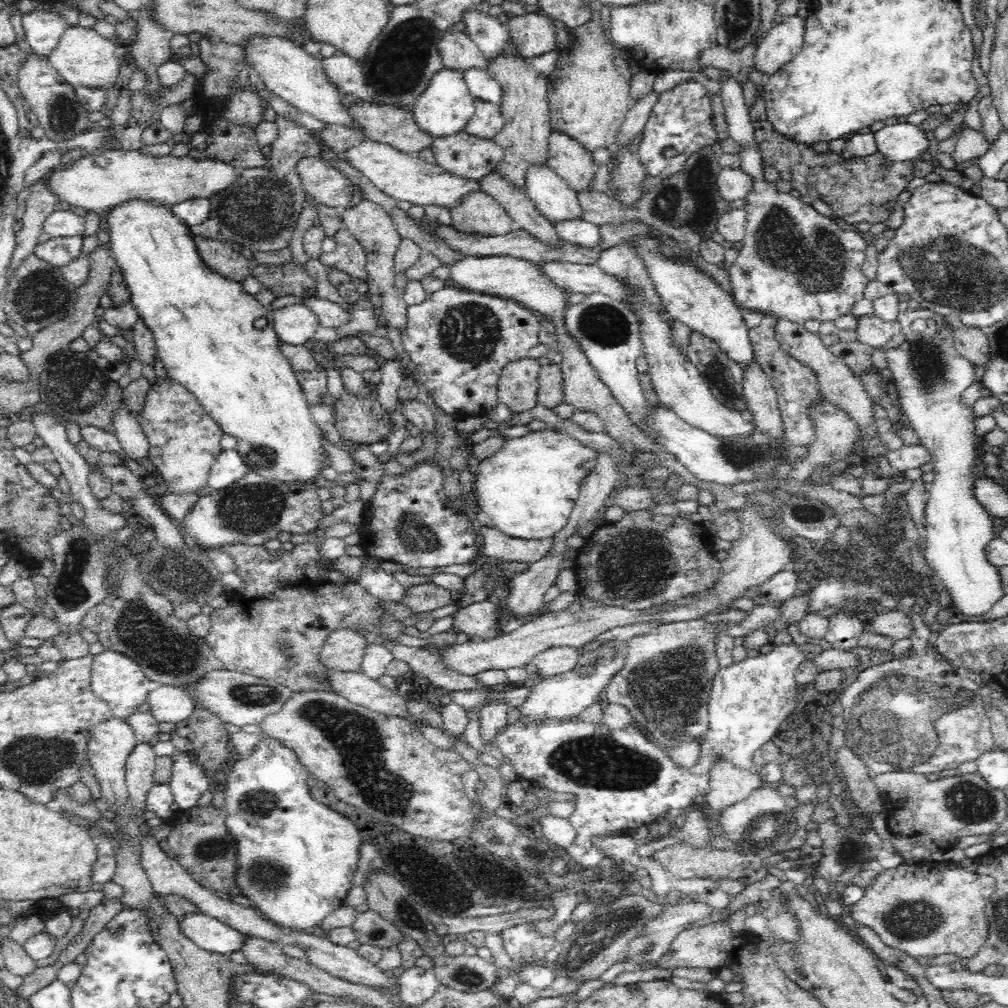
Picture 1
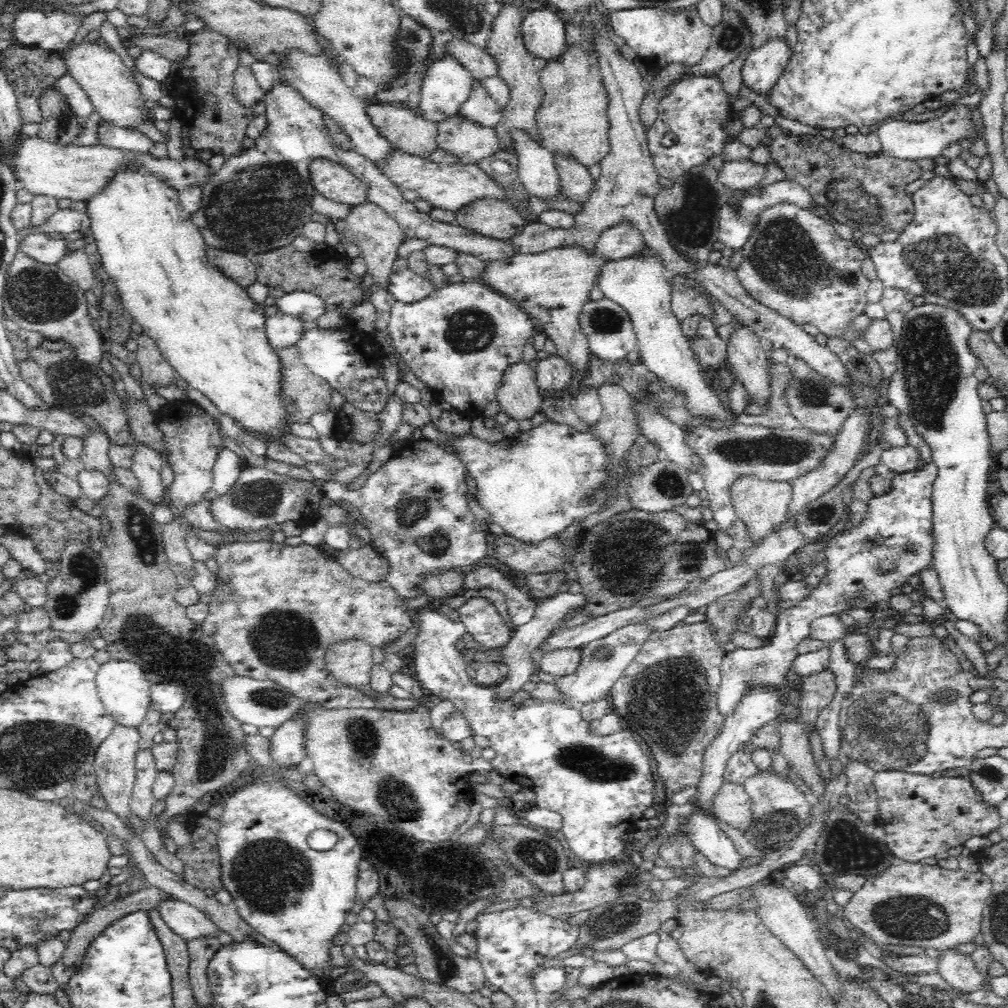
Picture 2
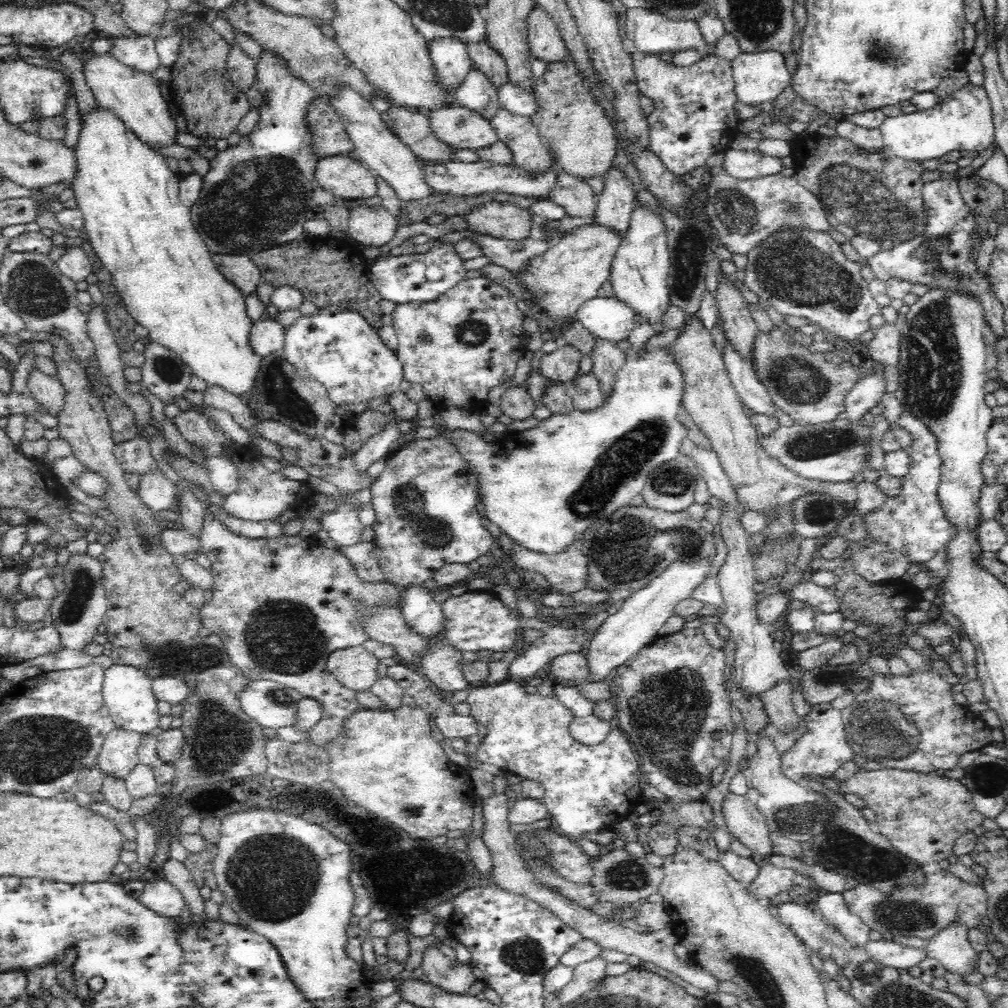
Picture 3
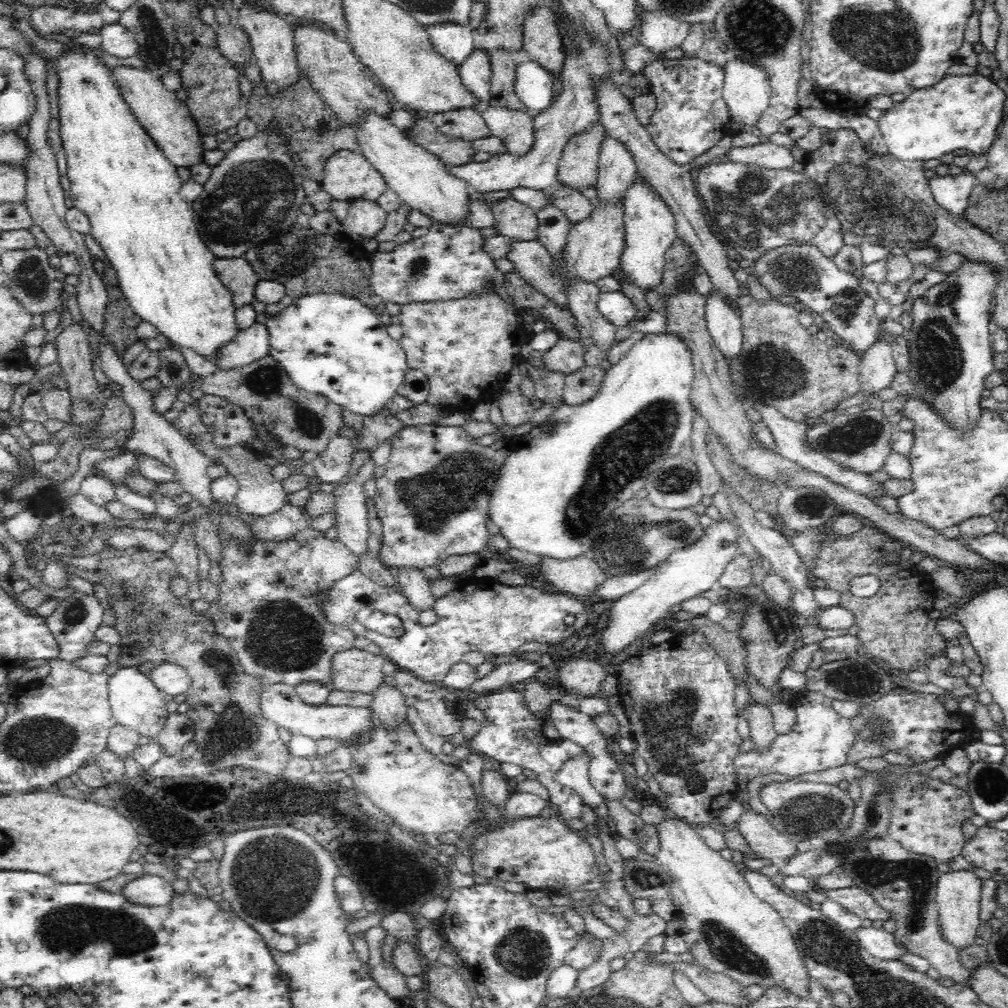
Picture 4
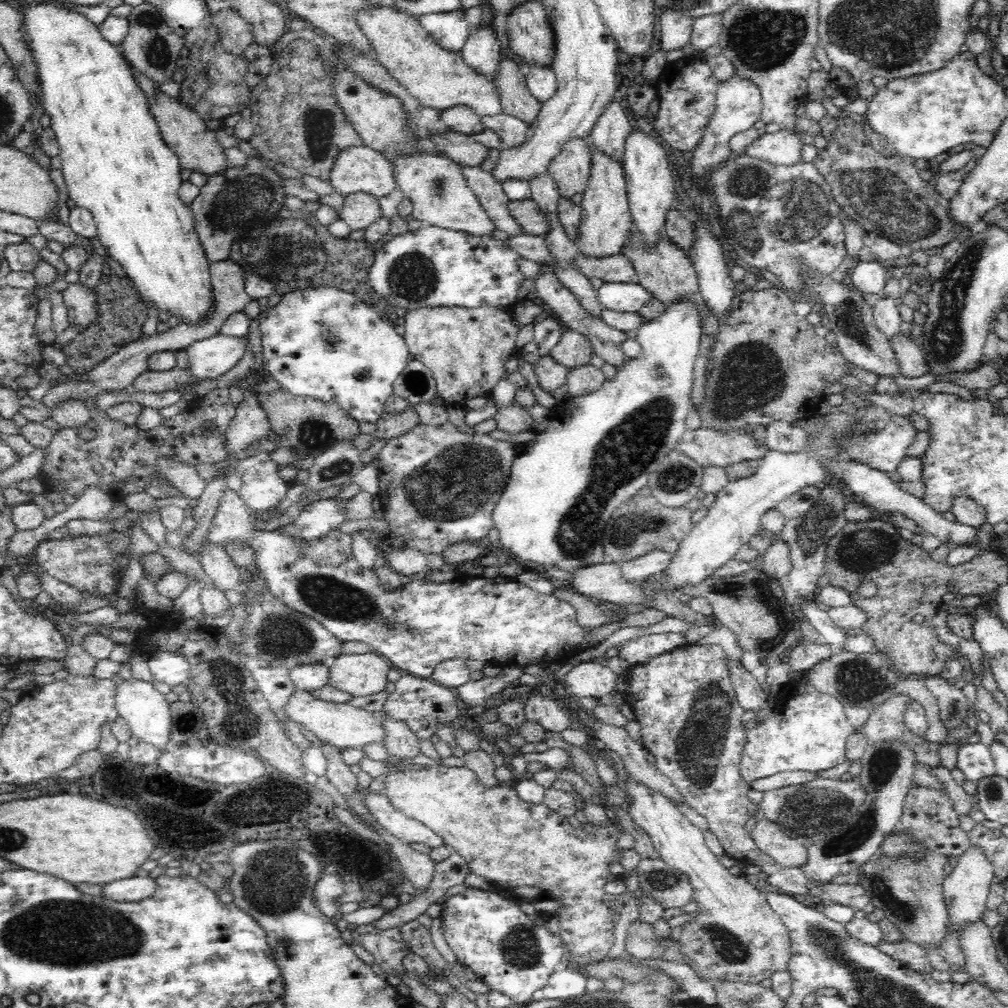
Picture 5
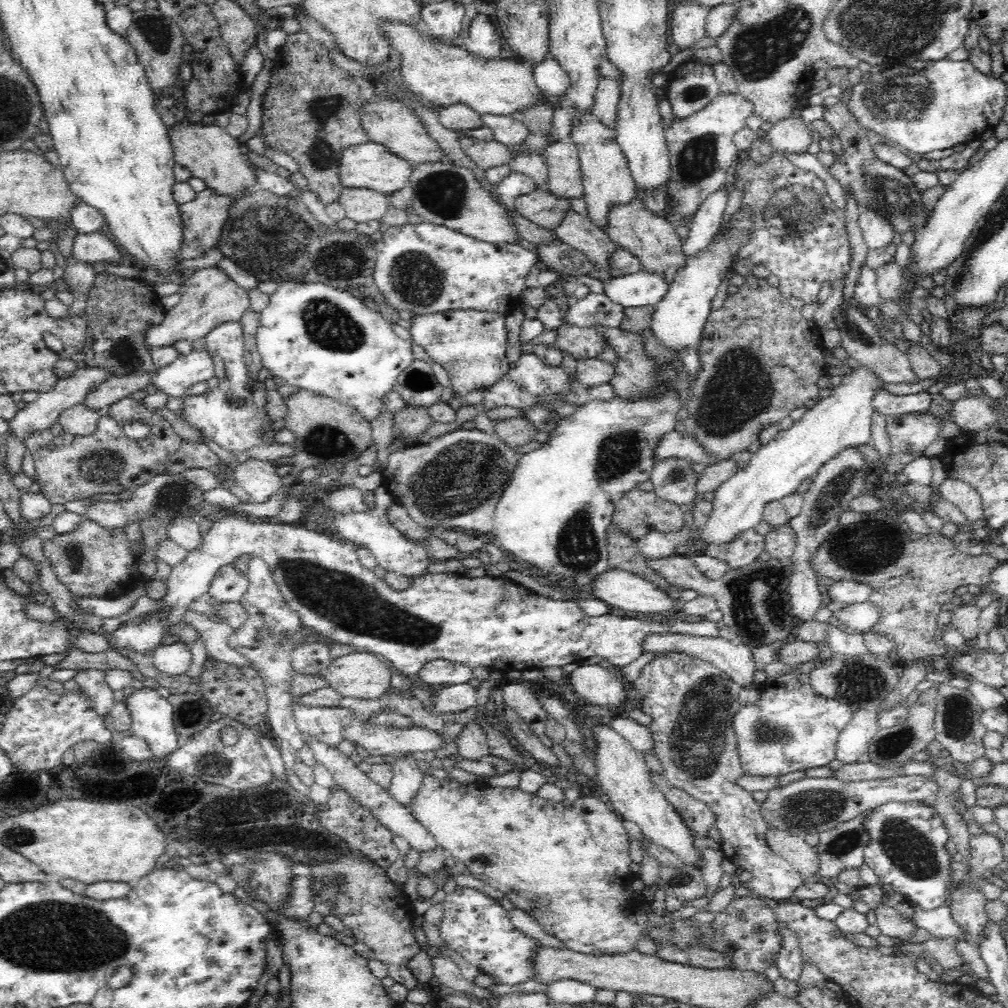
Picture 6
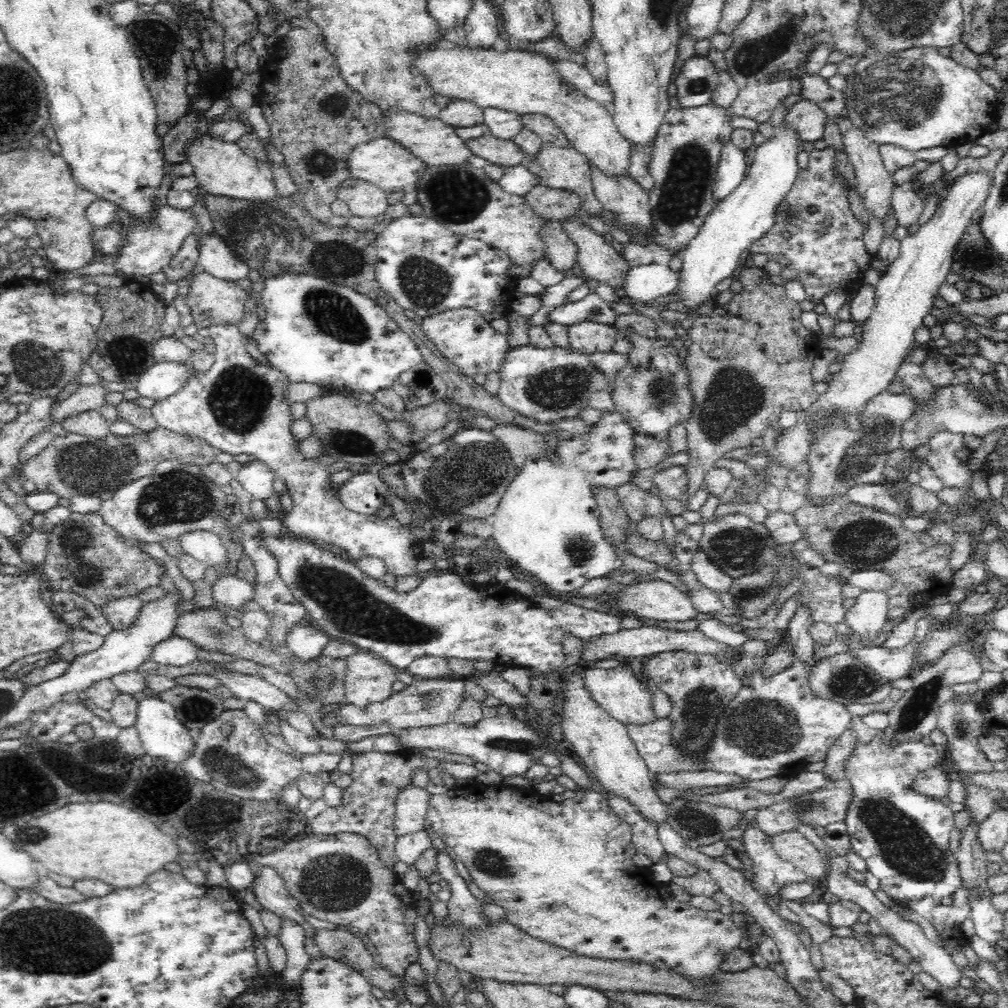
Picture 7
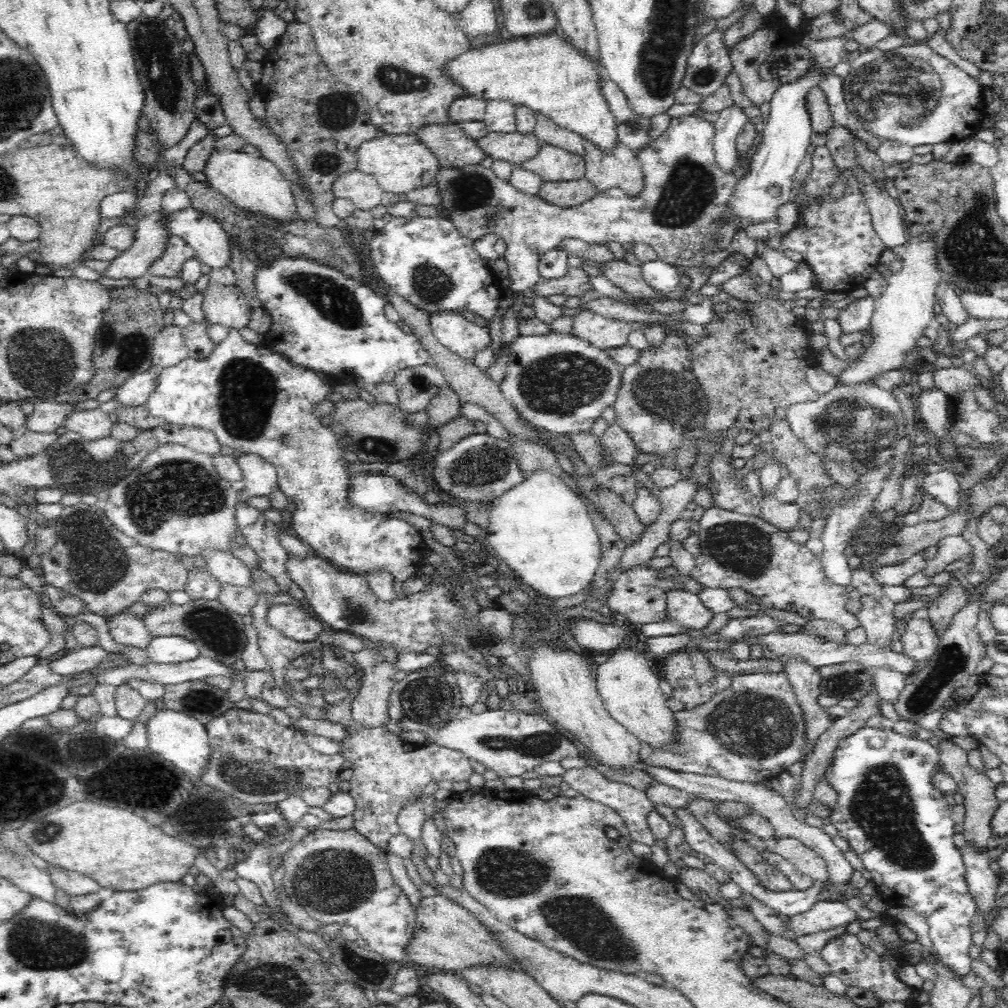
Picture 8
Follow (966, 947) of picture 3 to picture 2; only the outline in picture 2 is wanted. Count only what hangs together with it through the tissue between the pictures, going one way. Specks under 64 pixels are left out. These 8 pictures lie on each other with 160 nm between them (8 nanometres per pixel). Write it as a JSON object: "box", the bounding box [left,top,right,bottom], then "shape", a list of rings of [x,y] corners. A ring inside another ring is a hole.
{"box":[937,948,984,994],"shape":[[[948,948],[937,961],[939,973],[952,988],[962,994],[982,990],[984,978],[970,956],[956,948]]]}

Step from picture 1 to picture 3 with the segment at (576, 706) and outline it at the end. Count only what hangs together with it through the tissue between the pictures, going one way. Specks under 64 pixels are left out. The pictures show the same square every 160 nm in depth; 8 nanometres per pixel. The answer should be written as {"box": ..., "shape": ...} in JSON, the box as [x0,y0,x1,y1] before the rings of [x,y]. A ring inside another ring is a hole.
{"box":[585,559,712,682],"shape":[[[708,559],[707,562],[674,562],[662,575],[656,576],[646,587],[610,610],[610,614],[602,621],[590,641],[585,679],[592,682],[603,681],[611,670],[626,664],[632,655],[658,638],[658,630],[664,626],[668,617],[674,615],[676,605],[692,596],[692,591],[708,578],[710,570],[712,559]]]}

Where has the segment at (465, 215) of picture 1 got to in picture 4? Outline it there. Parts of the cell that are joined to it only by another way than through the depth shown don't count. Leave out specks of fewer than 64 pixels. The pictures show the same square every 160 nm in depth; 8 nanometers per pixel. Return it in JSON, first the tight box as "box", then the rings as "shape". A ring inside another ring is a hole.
{"box":[491,197,539,241],"shape":[[[512,197],[495,202],[491,214],[498,236],[504,236],[512,241],[530,241],[539,238],[537,212]]]}

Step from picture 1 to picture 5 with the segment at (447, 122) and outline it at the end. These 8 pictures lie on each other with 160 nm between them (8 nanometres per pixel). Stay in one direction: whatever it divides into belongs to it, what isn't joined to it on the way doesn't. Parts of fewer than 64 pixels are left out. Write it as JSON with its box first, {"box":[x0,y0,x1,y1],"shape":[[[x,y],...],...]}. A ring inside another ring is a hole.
{"box":[417,9,473,52],"shape":[[[465,9],[417,16],[420,25],[442,48],[459,52],[473,29],[466,22]]]}

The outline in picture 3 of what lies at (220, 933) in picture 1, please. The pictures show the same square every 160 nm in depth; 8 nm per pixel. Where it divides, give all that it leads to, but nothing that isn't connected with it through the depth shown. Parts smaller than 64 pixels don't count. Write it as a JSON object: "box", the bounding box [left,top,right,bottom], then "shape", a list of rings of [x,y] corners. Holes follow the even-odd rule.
{"box":[138,876,185,918],"shape":[[[157,876],[156,879],[150,880],[149,877],[145,879],[144,890],[138,900],[148,908],[151,908],[154,912],[160,914],[160,916],[176,918],[182,914],[182,908],[184,908],[185,898],[184,895],[162,876]]]}

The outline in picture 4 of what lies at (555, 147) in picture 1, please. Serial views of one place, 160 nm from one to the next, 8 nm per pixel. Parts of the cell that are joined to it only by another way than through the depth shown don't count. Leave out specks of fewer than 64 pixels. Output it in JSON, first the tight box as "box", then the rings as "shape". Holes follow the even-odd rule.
{"box":[552,185,595,225],"shape":[[[559,185],[552,192],[552,202],[556,208],[564,213],[571,225],[586,220],[595,209],[593,200],[584,197],[581,191],[564,185]]]}

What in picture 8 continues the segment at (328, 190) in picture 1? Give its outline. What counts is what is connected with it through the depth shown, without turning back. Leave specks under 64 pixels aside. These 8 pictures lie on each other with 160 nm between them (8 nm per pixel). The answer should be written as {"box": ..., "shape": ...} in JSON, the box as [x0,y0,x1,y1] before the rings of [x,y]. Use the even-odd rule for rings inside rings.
{"box":[357,133,441,194],"shape":[[[386,133],[381,137],[367,140],[357,149],[357,169],[374,176],[383,192],[407,194],[411,190],[428,186],[433,182],[437,170],[441,168],[436,155],[424,144],[418,142],[413,134]]]}

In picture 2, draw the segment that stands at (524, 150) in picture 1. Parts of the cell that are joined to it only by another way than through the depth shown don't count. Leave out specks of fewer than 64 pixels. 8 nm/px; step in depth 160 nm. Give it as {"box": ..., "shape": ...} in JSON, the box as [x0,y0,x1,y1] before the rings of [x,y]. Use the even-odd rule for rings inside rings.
{"box":[486,4,544,155],"shape":[[[502,4],[501,10],[494,20],[492,30],[489,34],[486,50],[496,59],[497,75],[504,79],[509,88],[509,100],[503,108],[503,119],[495,126],[496,134],[500,139],[501,150],[508,151],[508,154],[516,155],[516,141],[514,141],[514,130],[520,130],[528,134],[533,142],[542,144],[542,136],[539,136],[537,115],[542,107],[544,91],[541,84],[539,70],[534,67],[534,55],[528,54],[525,50],[522,39],[521,22],[524,19],[524,12],[516,4]]]}

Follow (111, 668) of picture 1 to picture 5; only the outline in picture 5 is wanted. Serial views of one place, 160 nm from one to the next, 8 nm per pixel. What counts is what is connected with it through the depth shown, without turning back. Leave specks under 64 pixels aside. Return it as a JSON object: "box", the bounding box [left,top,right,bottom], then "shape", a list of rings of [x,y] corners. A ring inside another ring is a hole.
{"box":[114,678,172,752],"shape":[[[135,678],[117,680],[114,700],[119,716],[129,725],[133,737],[136,737],[140,742],[156,746],[162,752],[172,748],[170,739],[172,724],[171,704],[168,703],[164,694],[154,688],[152,683]]]}

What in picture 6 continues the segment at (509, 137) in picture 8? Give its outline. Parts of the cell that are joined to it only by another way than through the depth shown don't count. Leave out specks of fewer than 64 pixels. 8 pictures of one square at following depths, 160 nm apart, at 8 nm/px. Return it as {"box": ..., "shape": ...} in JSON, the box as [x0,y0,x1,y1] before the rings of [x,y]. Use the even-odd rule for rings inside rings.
{"box":[458,134,515,169],"shape":[[[460,134],[458,140],[468,158],[484,169],[510,164],[515,158],[511,156],[510,147],[496,139],[485,141]]]}

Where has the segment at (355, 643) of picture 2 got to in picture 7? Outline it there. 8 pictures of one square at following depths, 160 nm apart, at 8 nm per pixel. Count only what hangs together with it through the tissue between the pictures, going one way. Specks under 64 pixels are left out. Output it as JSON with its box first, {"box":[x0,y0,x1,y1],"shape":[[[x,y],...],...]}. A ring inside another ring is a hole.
{"box":[346,650,398,709],"shape":[[[363,650],[348,656],[346,661],[346,704],[366,709],[370,704],[383,702],[391,696],[398,672],[395,666]]]}

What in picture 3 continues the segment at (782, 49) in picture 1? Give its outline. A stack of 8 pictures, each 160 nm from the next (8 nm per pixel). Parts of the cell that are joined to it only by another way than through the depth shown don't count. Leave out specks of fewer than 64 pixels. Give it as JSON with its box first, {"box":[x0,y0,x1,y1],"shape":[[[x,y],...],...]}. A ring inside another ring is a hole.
{"box":[731,49,790,106],"shape":[[[776,49],[741,52],[731,65],[737,101],[748,106],[775,99],[790,84],[786,60]]]}

